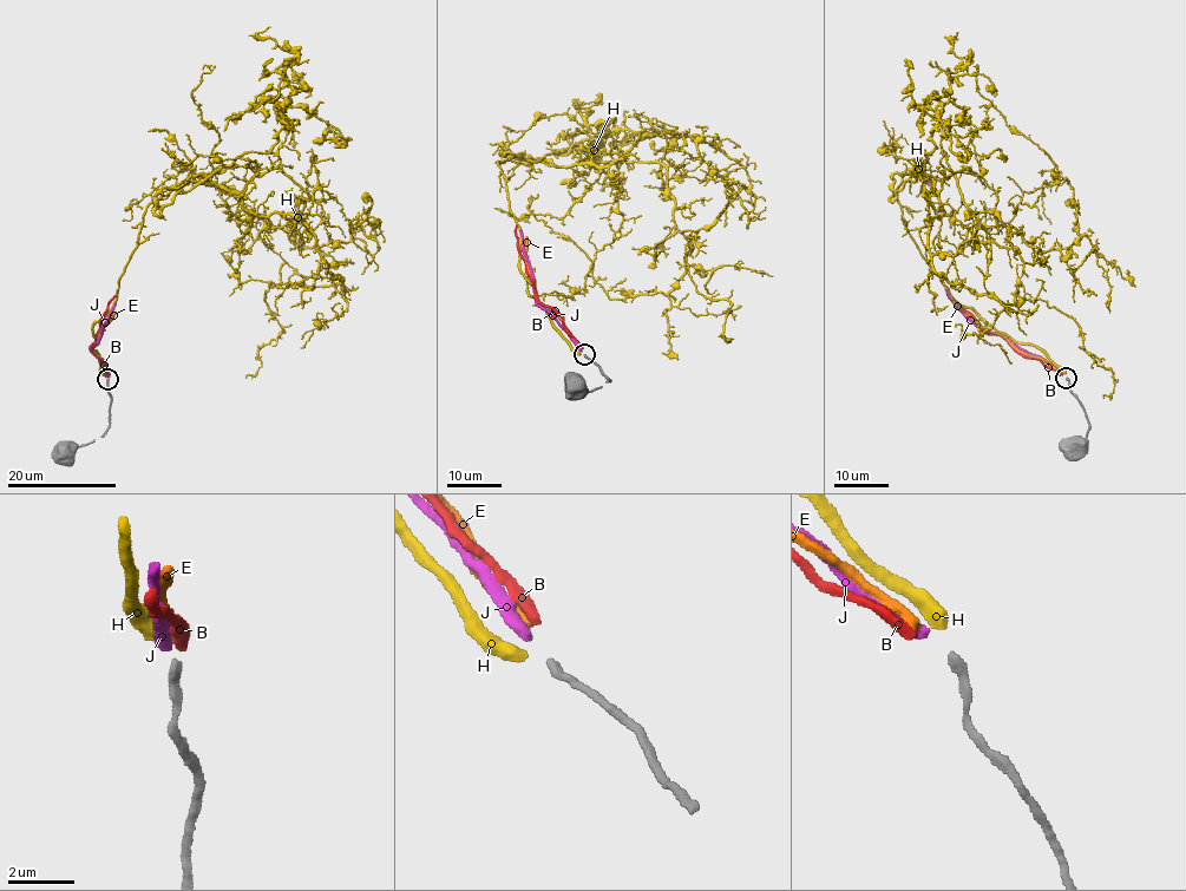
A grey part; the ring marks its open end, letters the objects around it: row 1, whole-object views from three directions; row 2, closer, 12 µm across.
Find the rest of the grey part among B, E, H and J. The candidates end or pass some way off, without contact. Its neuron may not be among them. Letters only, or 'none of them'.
J

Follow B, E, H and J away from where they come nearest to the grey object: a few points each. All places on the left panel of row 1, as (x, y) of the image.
B: (109, 377), (91, 351), (103, 312), (115, 295)
E: (107, 375), (104, 361), (92, 349), (105, 323), (116, 312)
H: (105, 374), (93, 328), (151, 203), (281, 169), (310, 198), (294, 233), (217, 188), (202, 69)
J: (106, 377), (100, 360), (89, 347), (98, 345), (105, 320), (115, 302)

